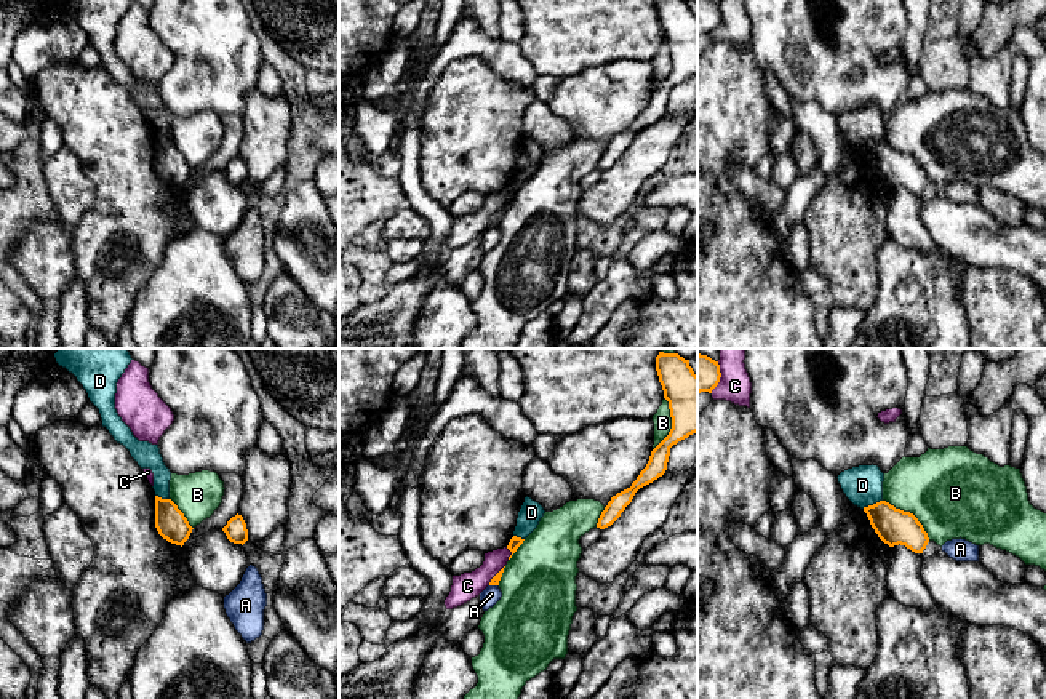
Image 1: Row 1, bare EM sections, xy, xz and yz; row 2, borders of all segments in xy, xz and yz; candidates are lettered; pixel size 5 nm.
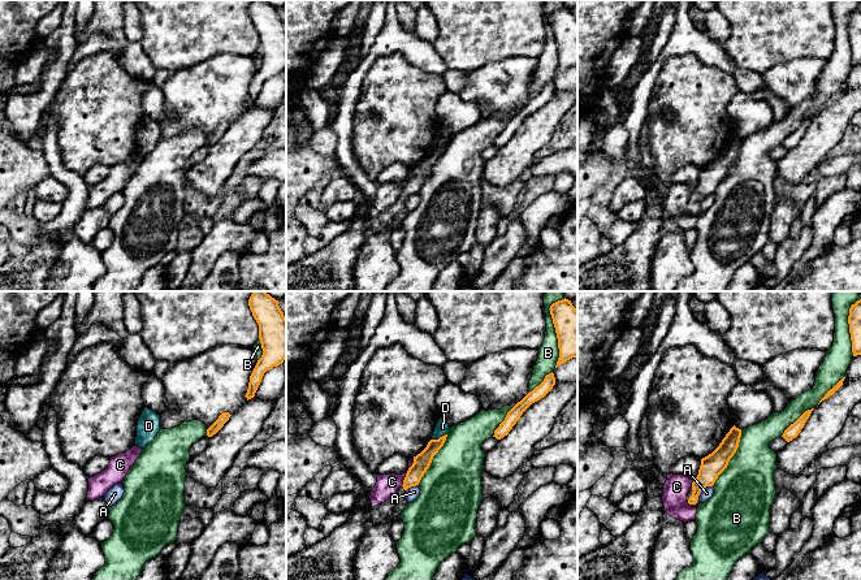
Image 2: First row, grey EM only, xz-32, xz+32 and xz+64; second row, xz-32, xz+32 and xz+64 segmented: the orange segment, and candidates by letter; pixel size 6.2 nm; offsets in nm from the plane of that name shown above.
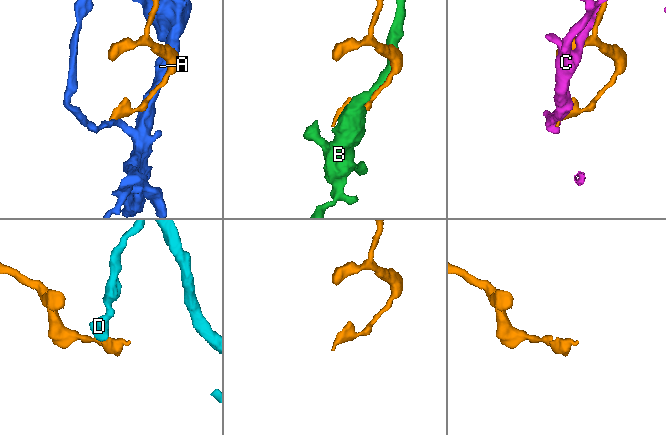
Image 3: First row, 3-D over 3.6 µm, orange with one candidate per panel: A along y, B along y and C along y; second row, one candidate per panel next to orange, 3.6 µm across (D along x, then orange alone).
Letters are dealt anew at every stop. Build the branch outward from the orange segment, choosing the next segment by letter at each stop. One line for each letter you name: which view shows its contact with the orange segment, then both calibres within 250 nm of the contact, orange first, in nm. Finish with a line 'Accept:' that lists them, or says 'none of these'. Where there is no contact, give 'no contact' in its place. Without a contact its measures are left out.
Accept: none of these

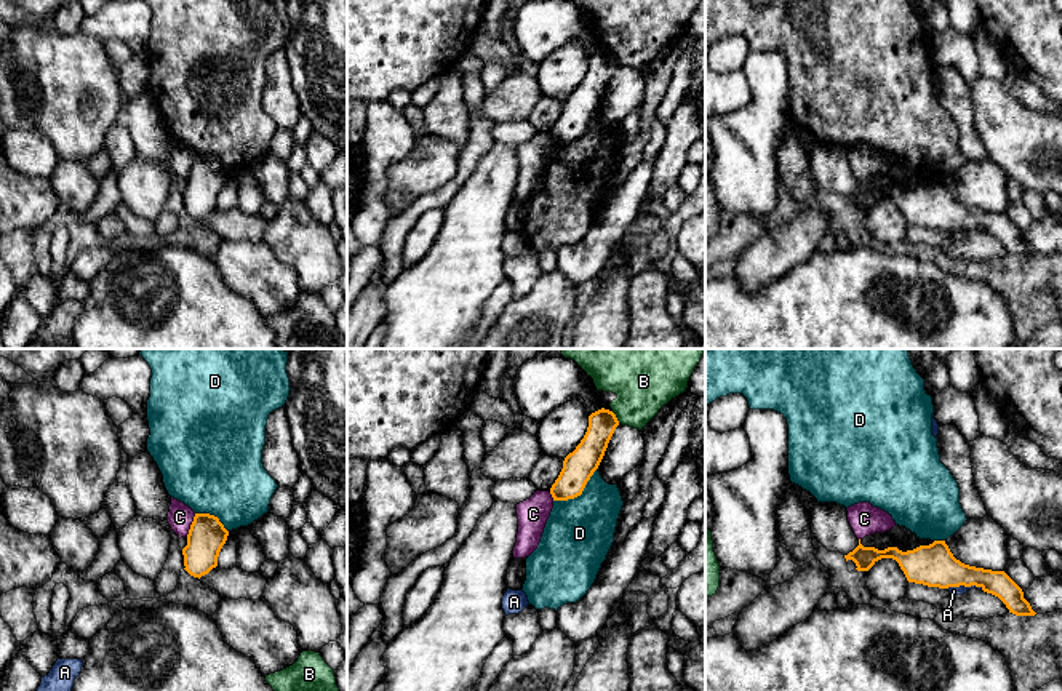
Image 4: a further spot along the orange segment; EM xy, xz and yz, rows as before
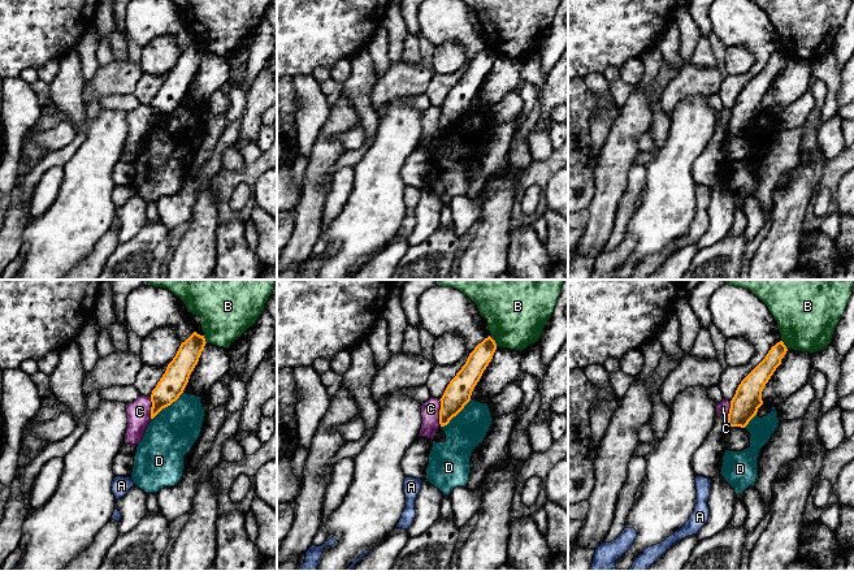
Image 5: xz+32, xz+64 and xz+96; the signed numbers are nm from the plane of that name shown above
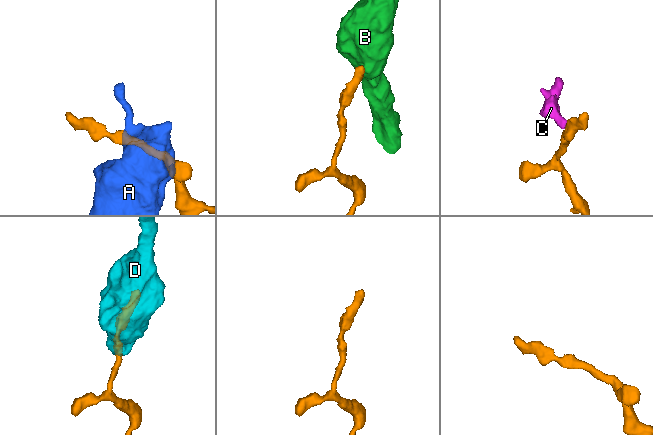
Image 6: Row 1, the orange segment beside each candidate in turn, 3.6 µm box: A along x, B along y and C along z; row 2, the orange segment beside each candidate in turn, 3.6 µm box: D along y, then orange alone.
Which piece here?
Accept: none of these

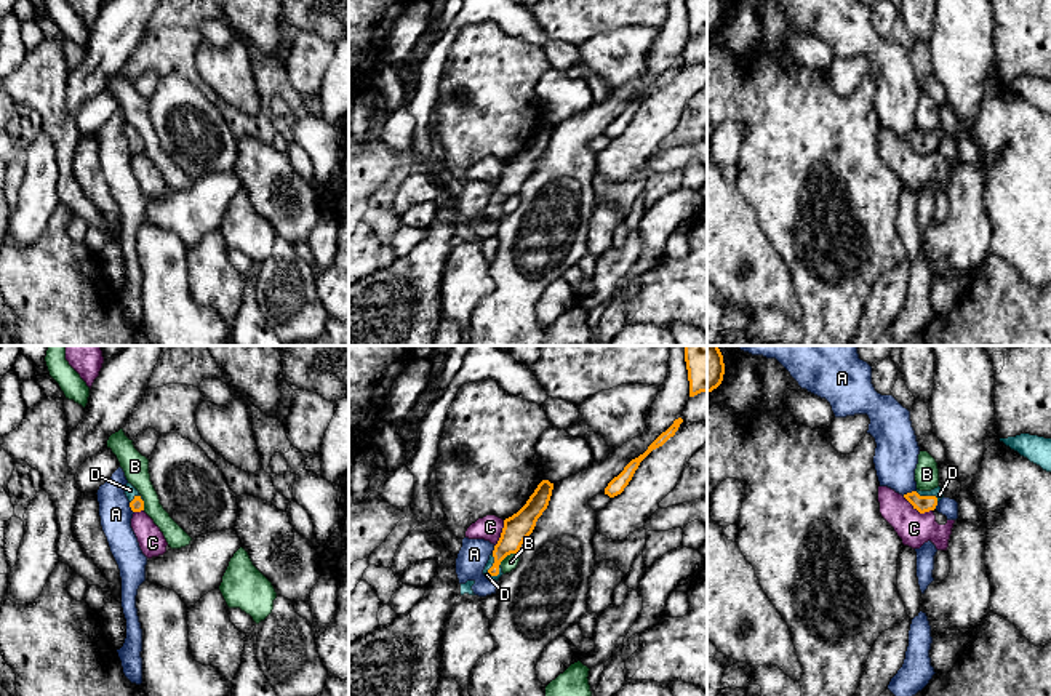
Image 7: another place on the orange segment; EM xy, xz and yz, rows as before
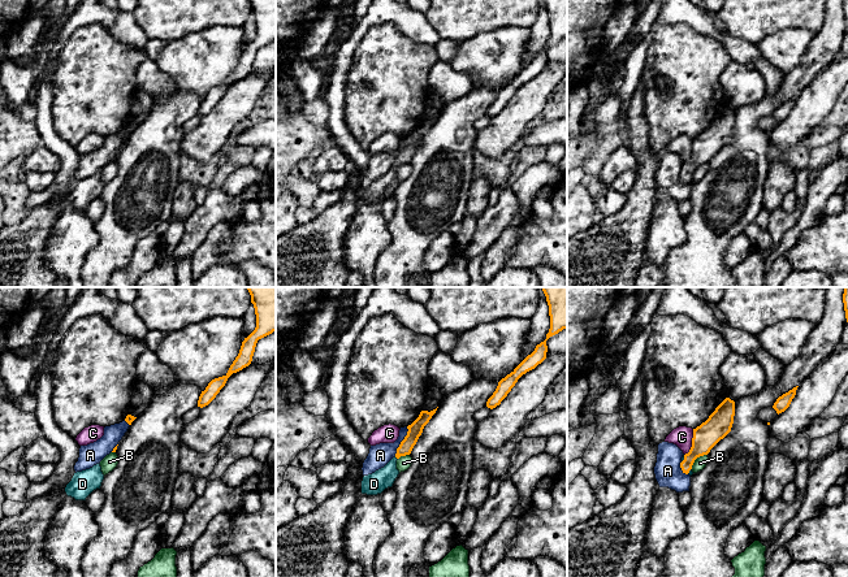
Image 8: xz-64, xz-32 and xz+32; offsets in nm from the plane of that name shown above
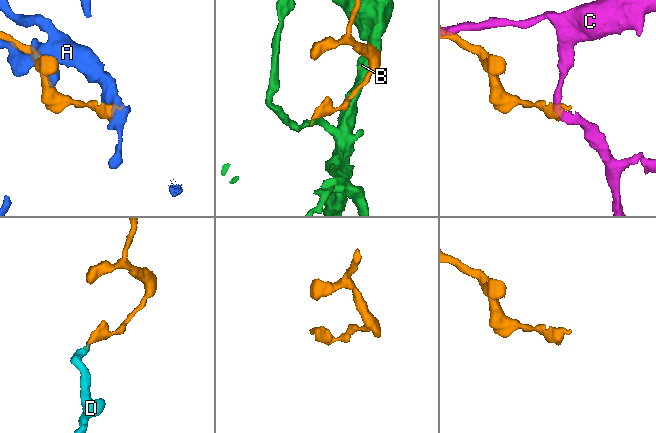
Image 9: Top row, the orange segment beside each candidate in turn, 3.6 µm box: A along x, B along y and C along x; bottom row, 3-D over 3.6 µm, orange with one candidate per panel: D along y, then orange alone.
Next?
D: meets orange in xz; 140 nm thick on the orange side, 30 nm on the other
Accept: D

